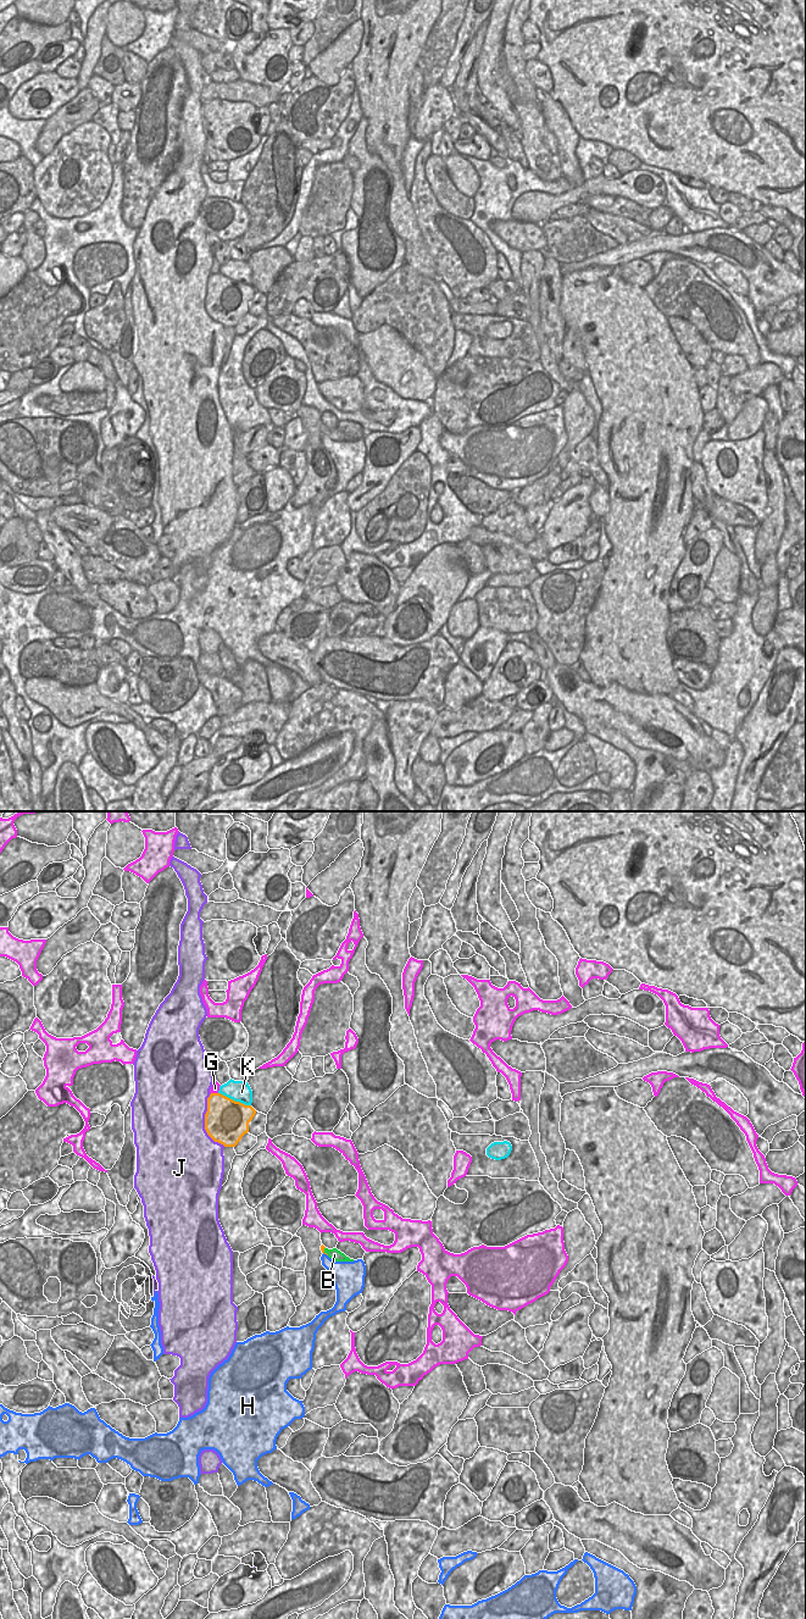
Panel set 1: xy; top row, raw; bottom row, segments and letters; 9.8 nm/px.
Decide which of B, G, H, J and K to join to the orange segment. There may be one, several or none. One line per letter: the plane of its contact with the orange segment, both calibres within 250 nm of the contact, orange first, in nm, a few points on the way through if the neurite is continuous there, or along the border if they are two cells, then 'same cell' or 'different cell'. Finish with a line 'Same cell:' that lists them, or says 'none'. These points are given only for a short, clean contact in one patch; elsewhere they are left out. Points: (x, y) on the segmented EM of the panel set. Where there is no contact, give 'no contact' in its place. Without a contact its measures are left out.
B: xy | 50/110 nm | along xy (324, 1247), (328, 1254) | different cell
G: xy | 380/90 nm | different cell
H: xy | 50/240 nm | different cell
J: xy | 440/480 nm | different cell
K: xy | 440/220 nm | different cell
Same cell: none

